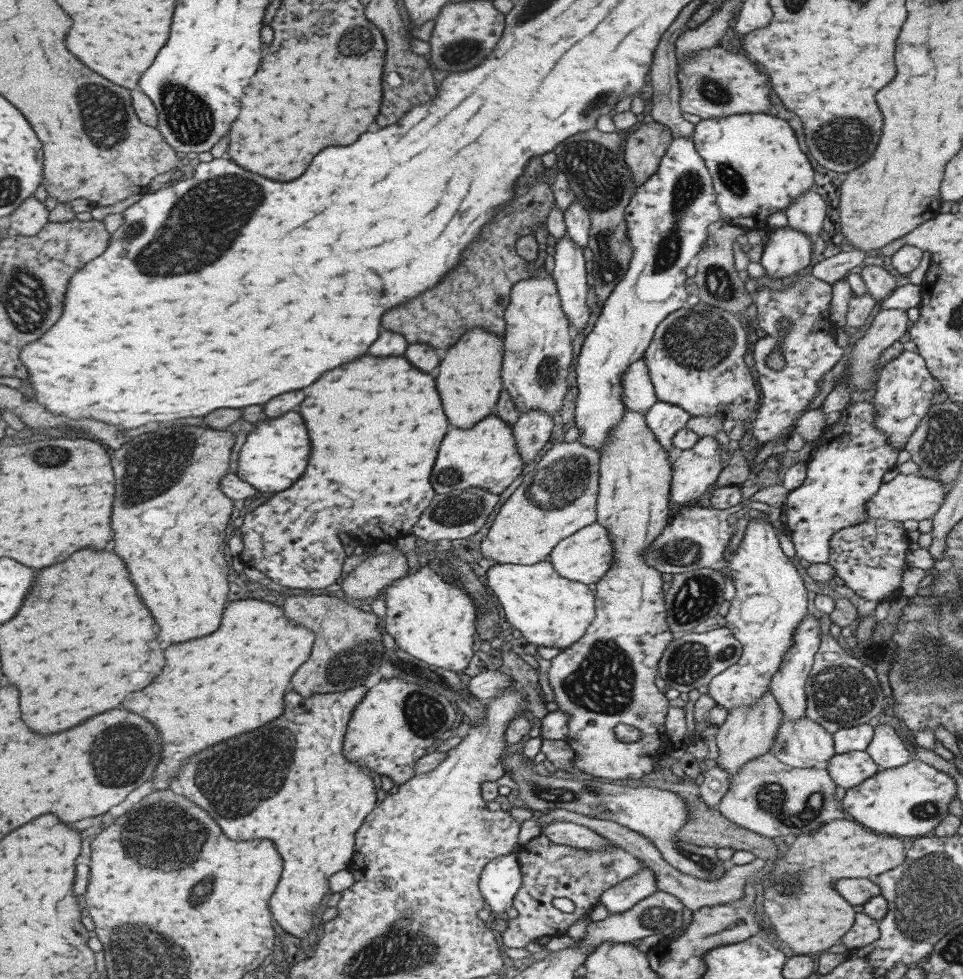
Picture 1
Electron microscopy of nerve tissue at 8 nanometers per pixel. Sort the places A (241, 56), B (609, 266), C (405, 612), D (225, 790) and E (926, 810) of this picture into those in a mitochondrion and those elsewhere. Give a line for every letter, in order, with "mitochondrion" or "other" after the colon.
A: other
B: mitochondrion
C: other
D: mitochondrion
E: mitochondrion

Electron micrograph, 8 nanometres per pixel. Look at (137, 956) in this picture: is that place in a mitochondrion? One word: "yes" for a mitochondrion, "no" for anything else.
yes

